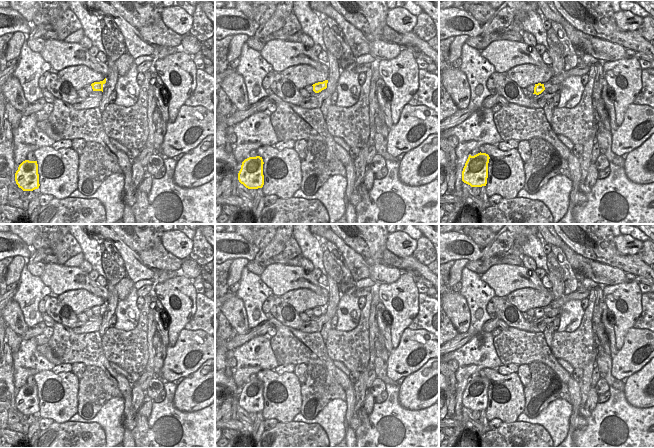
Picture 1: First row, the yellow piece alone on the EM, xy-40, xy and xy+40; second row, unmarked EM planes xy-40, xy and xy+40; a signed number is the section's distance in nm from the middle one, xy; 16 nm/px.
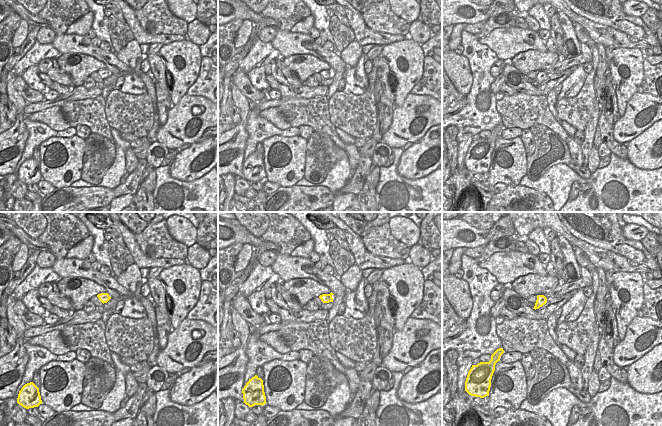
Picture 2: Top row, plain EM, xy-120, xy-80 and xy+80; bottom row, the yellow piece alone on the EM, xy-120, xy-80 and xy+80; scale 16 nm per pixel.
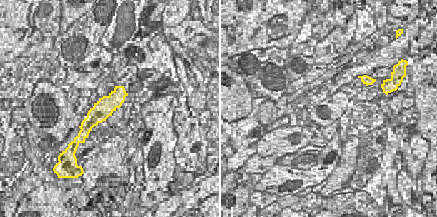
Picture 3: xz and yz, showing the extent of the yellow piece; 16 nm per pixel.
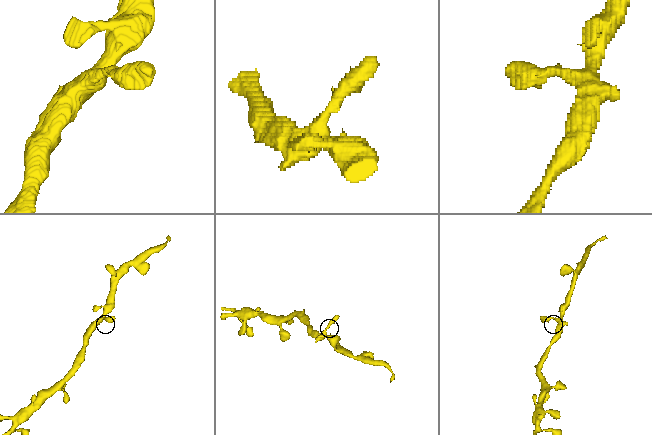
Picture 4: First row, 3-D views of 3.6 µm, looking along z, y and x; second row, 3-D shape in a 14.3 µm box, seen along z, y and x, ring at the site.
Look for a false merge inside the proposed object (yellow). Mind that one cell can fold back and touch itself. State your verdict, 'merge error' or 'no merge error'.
no merge error

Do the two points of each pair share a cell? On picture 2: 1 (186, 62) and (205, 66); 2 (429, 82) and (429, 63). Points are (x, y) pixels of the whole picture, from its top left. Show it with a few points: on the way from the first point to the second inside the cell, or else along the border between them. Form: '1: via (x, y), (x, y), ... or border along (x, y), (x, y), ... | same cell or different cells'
1: border along (201, 56), (198, 76), (190, 87) | different cells
2: via (429, 77), (429, 68) | same cell

